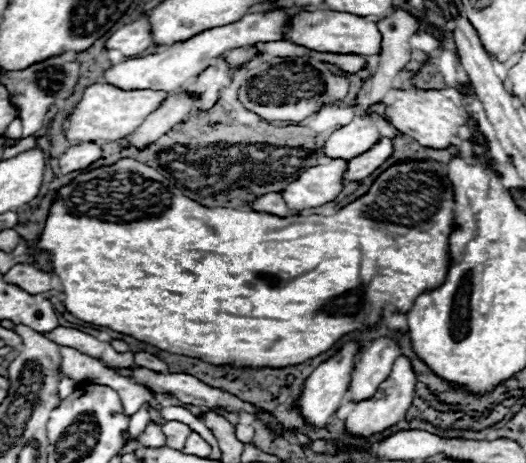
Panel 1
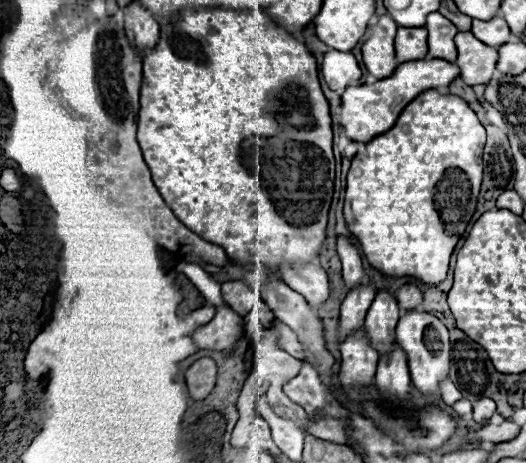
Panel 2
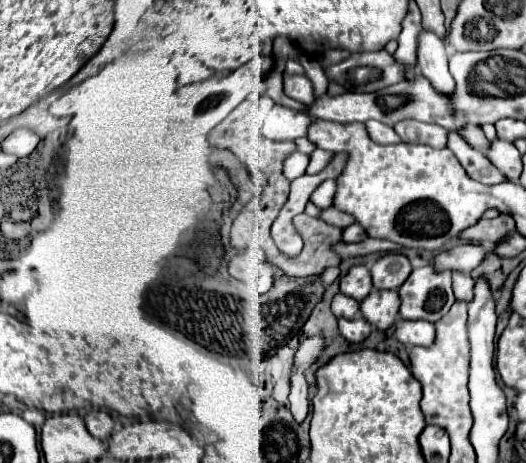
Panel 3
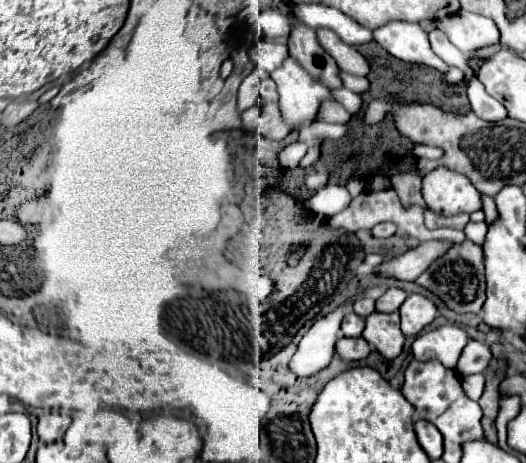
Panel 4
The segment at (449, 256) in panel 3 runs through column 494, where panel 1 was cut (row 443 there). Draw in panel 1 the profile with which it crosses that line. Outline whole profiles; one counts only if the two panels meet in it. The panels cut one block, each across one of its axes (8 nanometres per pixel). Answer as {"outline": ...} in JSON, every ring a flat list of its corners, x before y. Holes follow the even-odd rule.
{"outline":[[236,424,236,426,234,426,234,434,236,434,236,438,238,438,240,442,248,444,248,442,252,442,252,438,254,438,254,428,252,428,252,426,244,426,244,424]]}

